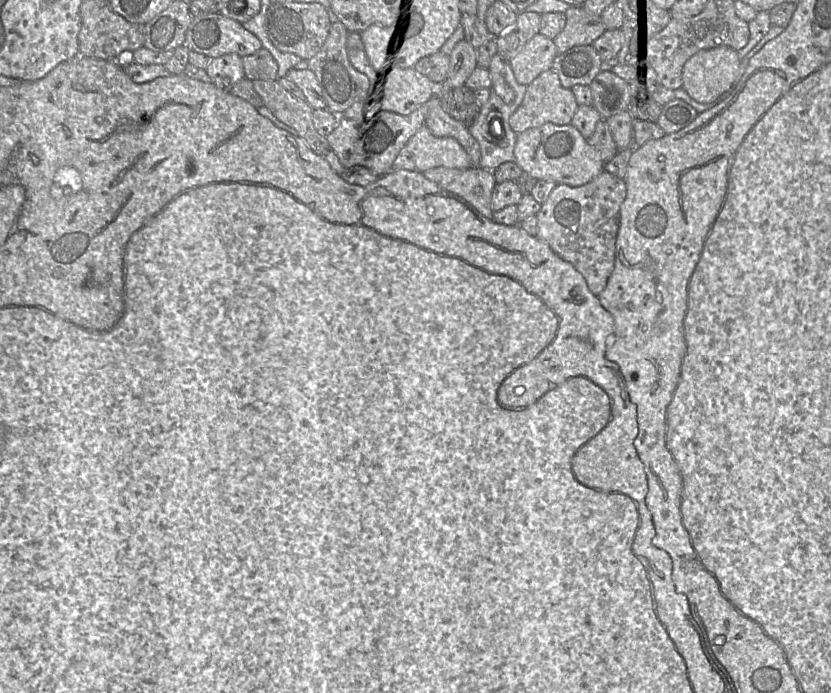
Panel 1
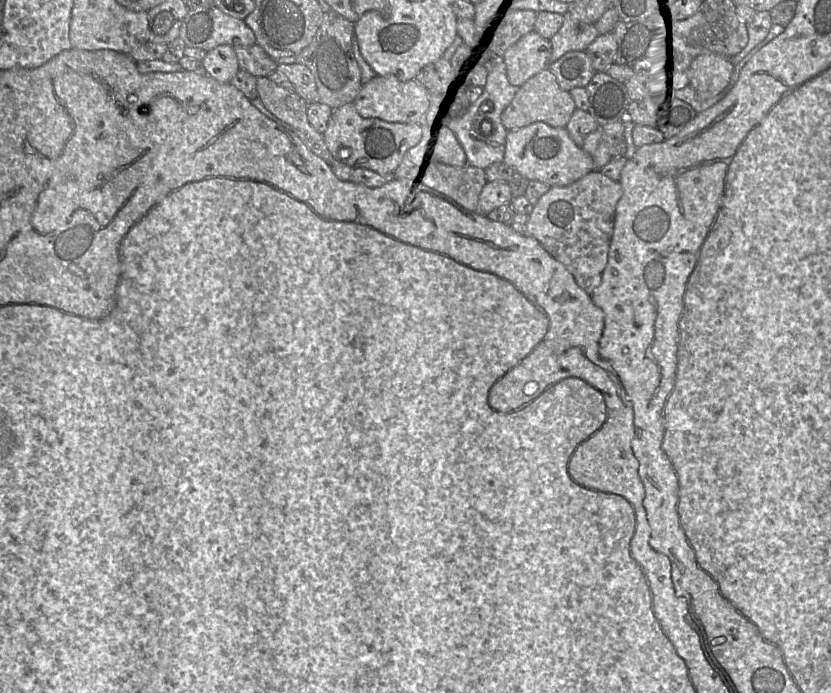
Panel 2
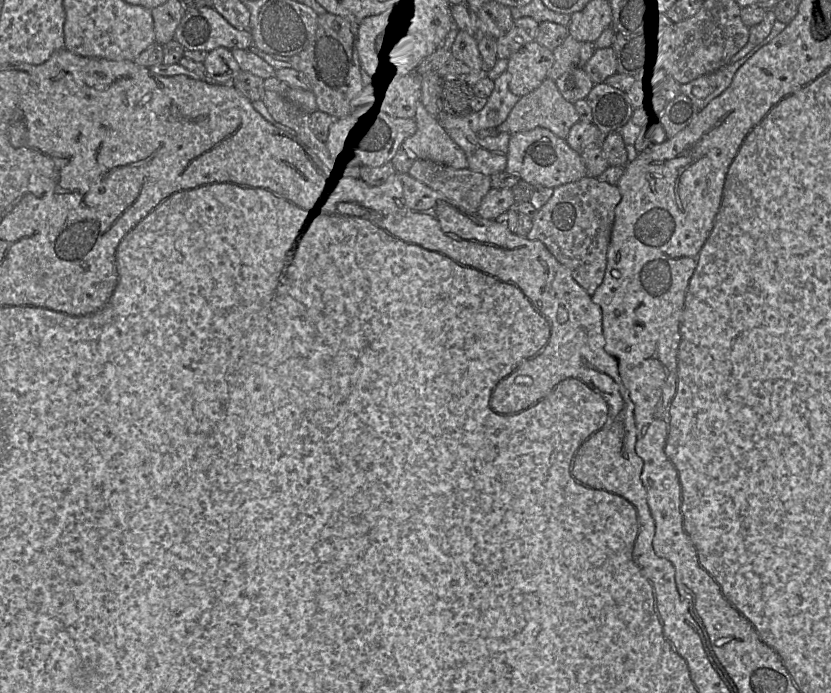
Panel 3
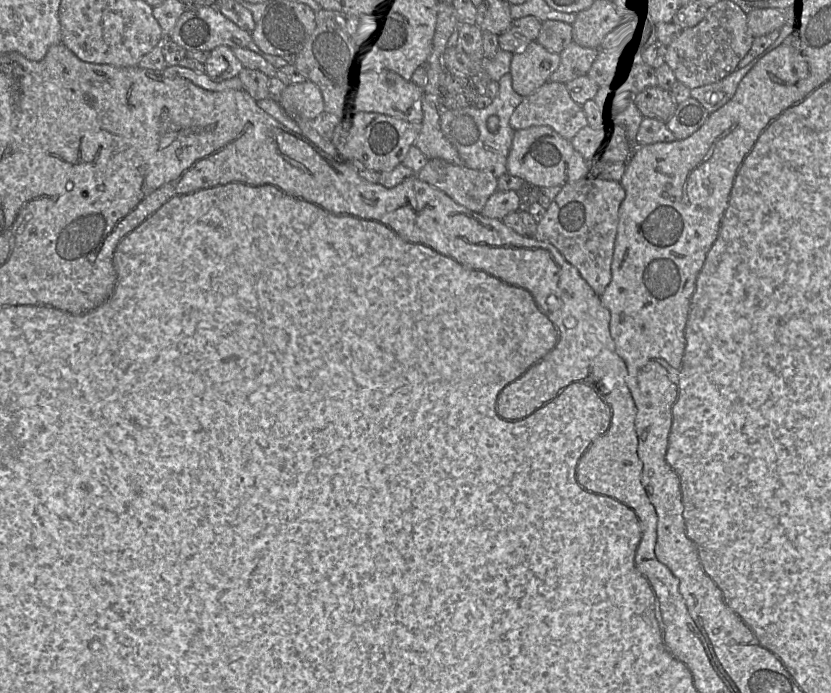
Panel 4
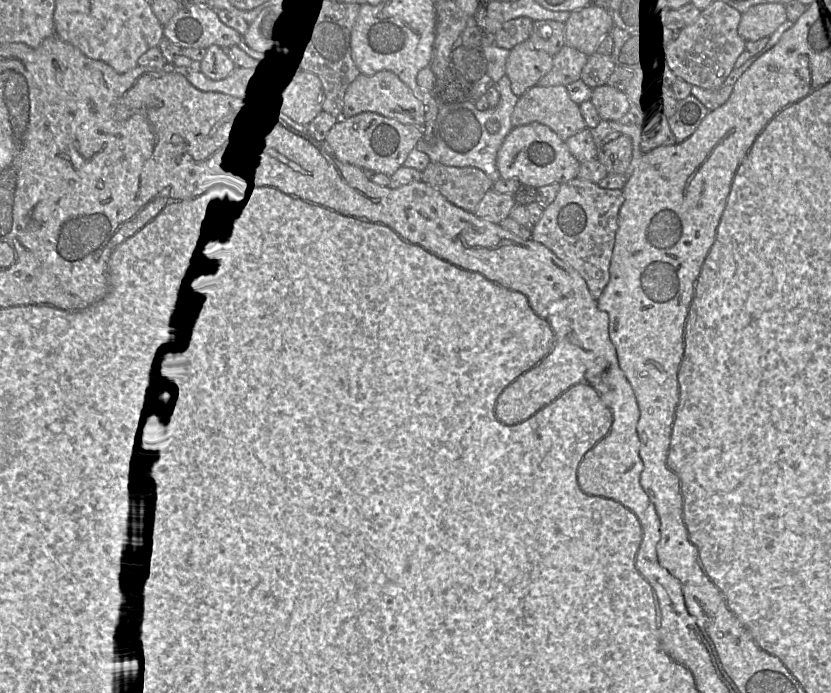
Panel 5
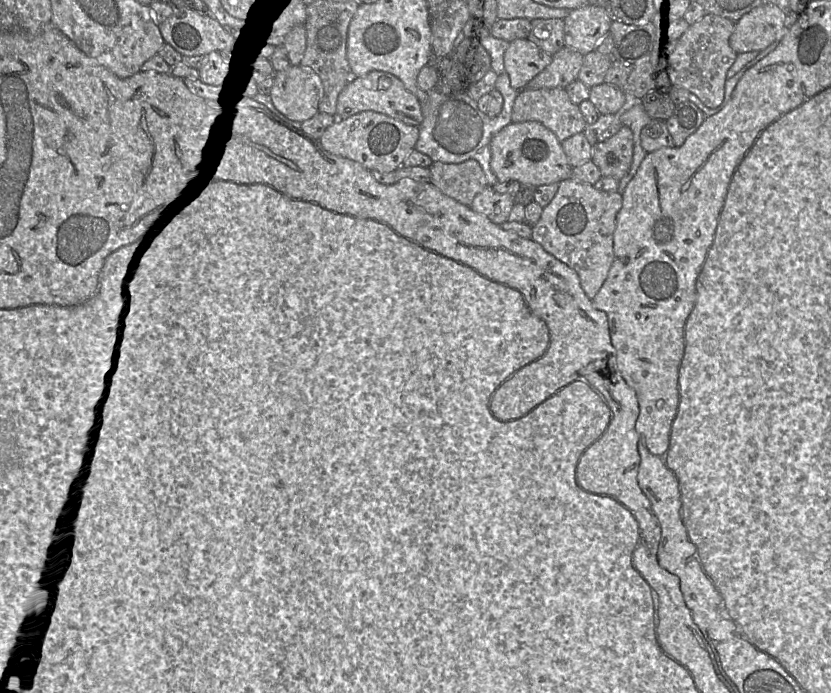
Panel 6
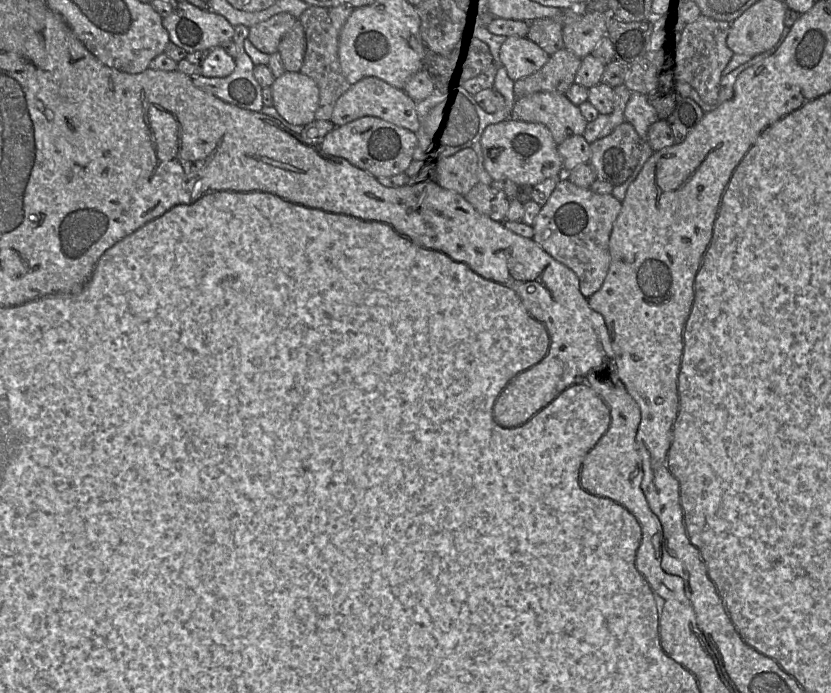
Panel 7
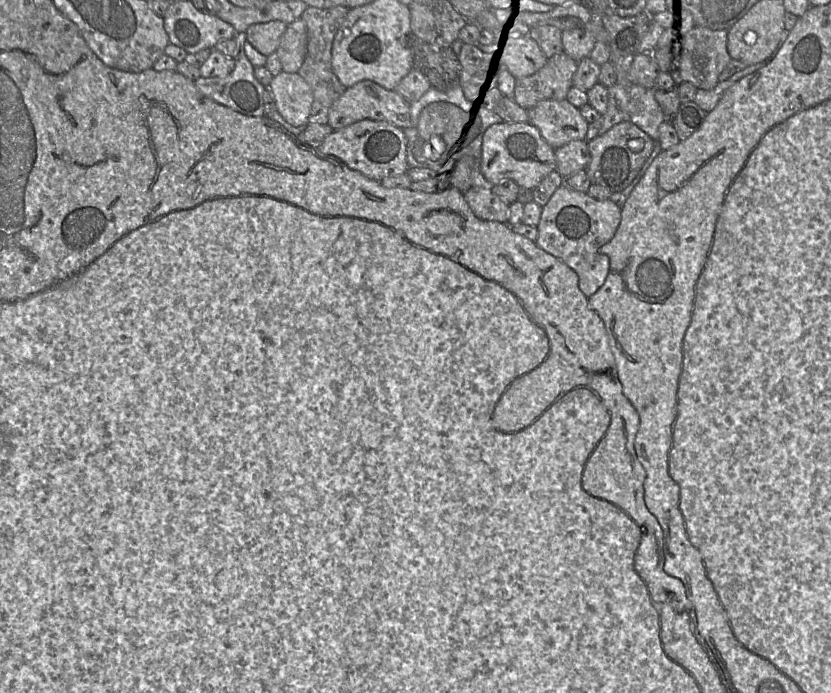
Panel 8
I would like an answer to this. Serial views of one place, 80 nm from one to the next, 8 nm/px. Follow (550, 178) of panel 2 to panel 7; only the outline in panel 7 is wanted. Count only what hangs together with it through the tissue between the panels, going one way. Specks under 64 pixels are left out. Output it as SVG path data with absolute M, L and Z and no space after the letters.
M507 119L503 122L488 126L481 136L481 149L484 167L494 181L511 180L520 185L535 186L546 179L564 176L562 159L558 153L558 145L551 132L540 123Z

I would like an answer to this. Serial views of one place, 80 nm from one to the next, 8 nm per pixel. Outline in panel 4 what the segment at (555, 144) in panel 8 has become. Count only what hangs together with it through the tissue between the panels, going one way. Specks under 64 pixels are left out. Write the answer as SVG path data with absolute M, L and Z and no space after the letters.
M547 81L531 95L523 97L512 113L509 124L515 131L532 126L548 126L570 141L580 129L588 125L588 121L582 106L570 97L565 84Z

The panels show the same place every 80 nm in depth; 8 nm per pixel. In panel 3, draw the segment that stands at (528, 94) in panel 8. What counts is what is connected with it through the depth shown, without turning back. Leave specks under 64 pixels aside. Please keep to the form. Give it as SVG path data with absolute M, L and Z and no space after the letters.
M569 35L553 50L554 64L548 73L548 78L555 81L571 68L583 68L594 51L595 44L577 41Z

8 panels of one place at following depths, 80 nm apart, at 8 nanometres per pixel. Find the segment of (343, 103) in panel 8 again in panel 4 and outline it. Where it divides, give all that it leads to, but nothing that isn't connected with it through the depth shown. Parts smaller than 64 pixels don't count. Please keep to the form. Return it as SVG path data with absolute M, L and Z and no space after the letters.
M389 70L361 74L346 101L345 116L381 114L407 122L421 124L423 119L422 99L424 91L411 81Z

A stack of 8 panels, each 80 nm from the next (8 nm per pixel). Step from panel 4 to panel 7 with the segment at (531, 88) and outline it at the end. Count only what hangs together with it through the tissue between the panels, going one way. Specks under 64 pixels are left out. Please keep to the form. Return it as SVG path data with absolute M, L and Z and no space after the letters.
M507 37L500 49L500 62L514 82L540 70L551 56L526 37Z

